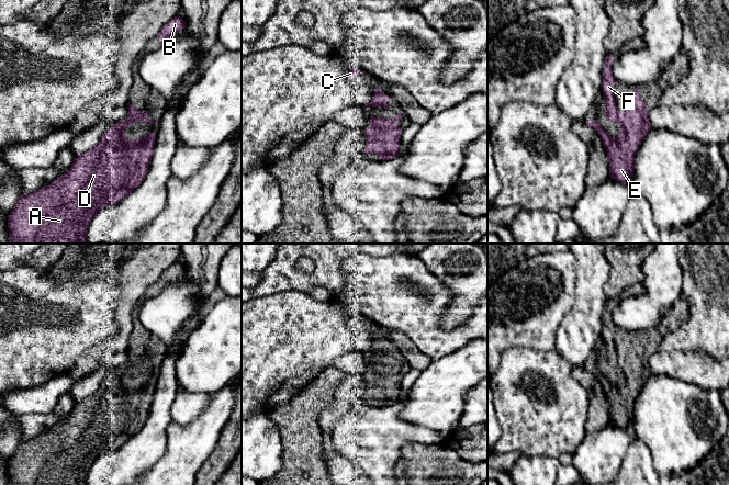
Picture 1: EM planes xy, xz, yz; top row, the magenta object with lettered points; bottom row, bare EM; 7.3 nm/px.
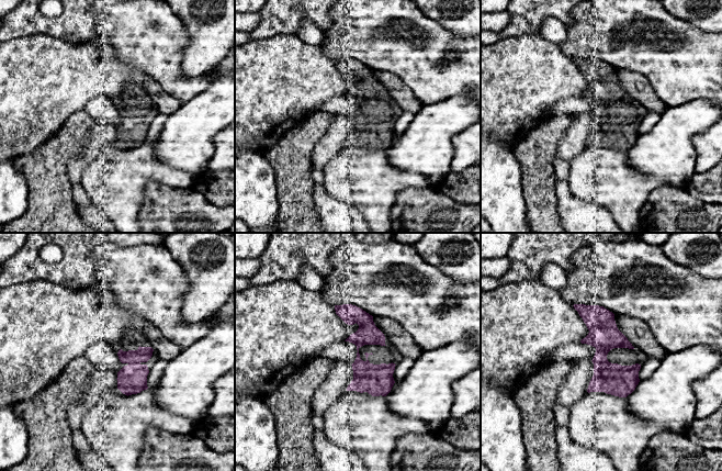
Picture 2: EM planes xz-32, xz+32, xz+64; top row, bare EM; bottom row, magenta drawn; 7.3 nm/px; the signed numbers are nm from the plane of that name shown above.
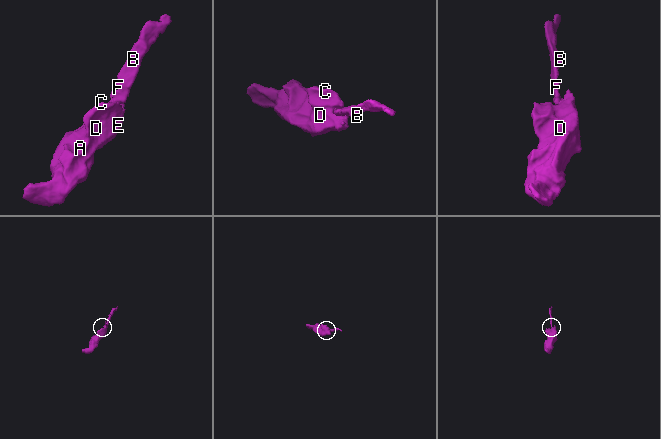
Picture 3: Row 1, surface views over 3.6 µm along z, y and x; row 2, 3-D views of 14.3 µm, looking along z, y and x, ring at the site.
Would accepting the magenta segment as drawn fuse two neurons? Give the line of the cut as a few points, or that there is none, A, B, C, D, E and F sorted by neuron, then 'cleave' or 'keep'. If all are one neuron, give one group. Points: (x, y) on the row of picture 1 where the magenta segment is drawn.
no cut; A B C D E F; keep

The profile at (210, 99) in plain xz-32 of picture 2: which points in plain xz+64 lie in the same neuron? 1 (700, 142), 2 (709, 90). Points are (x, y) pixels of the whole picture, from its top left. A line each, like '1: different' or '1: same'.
1: different
2: different

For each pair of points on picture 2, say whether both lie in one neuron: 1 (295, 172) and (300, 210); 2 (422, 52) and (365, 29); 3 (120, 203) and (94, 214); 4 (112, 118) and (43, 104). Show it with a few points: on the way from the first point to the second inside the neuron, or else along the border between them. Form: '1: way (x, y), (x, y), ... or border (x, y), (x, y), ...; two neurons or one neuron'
1: way (295, 181), (295, 201); one neuron
2: way (408, 44), (385, 40), (380, 34); one neuron
3: border (92, 202), (113, 221); two neurons
4: border (105, 96), (92, 98), (82, 110); two neurons

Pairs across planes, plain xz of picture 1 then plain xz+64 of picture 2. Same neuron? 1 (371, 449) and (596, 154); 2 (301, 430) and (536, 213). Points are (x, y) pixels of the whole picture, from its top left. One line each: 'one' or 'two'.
1: one
2: one

